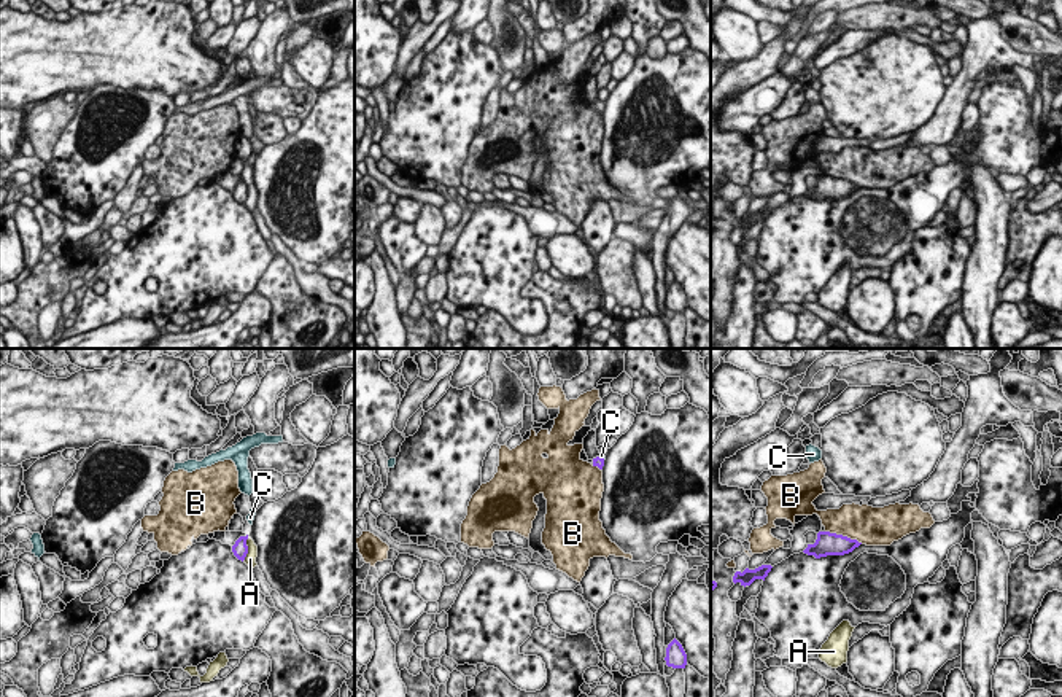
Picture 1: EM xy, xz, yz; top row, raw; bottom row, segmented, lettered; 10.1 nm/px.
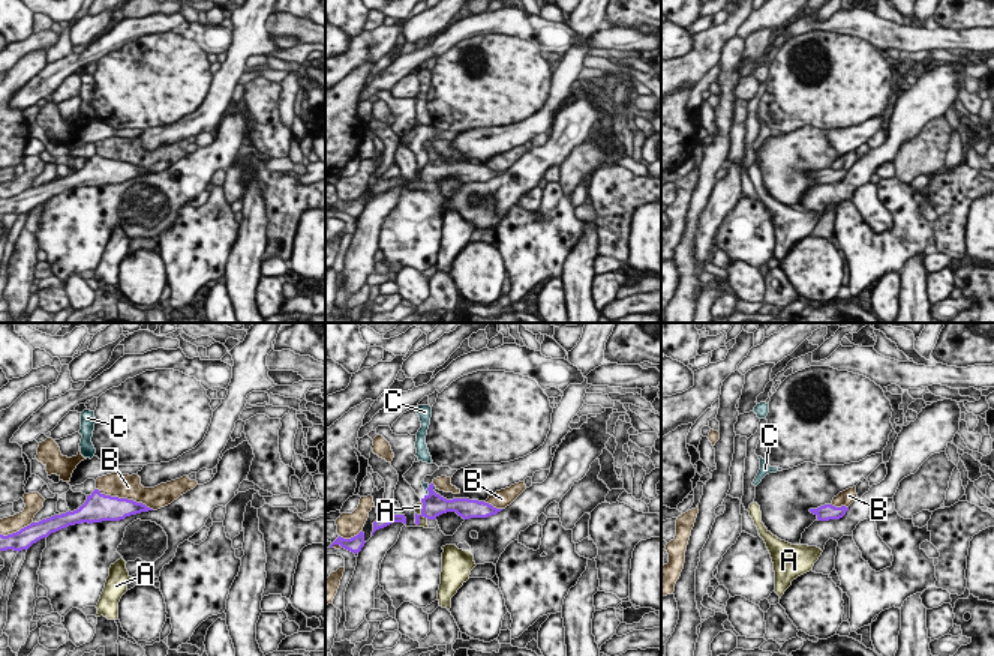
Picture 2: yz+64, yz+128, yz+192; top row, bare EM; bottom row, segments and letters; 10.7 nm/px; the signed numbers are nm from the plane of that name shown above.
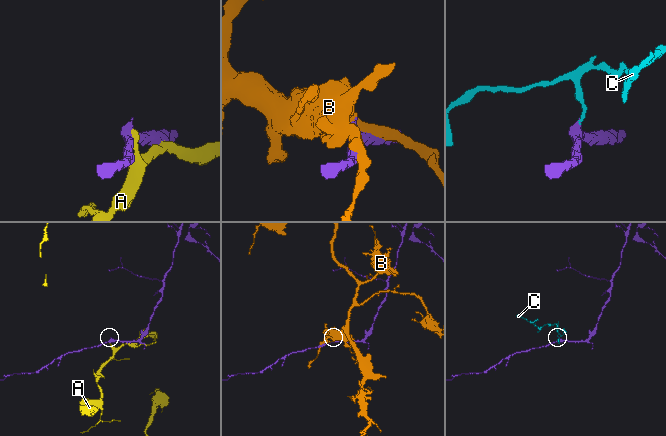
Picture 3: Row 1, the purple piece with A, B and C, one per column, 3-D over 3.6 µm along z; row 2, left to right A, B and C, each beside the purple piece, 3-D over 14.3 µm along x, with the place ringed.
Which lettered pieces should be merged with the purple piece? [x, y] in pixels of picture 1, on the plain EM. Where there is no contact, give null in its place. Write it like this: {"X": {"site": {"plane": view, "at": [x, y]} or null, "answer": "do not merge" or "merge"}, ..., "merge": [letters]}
{"A": {"site": {"plane": "xy", "at": [247, 193]}, "answer": "do not merge"}, "B": {"site": {"plane": "yz", "at": [844, 180]}, "answer": "do not merge"}, "C": {"site": {"plane": "xz", "at": [603, 102]}, "answer": "merge"}, "merge": ["C"]}

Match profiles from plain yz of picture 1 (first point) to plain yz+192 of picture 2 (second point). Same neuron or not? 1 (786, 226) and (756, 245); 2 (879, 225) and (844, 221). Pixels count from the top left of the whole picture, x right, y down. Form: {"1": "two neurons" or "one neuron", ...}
{"1": "one neuron", "2": "two neurons"}

